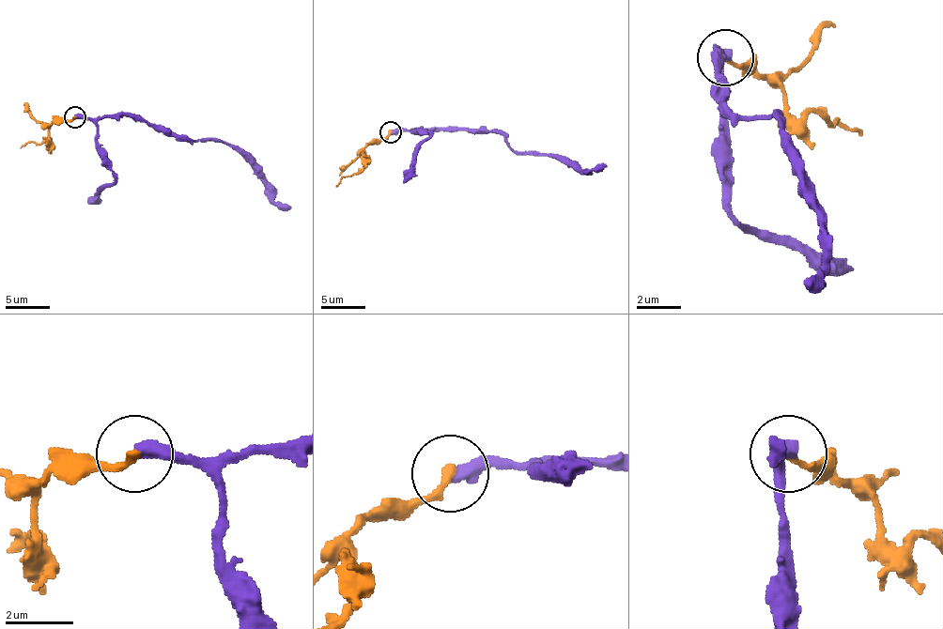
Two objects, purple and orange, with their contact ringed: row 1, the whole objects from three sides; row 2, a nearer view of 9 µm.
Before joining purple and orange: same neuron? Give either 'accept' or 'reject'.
reject

